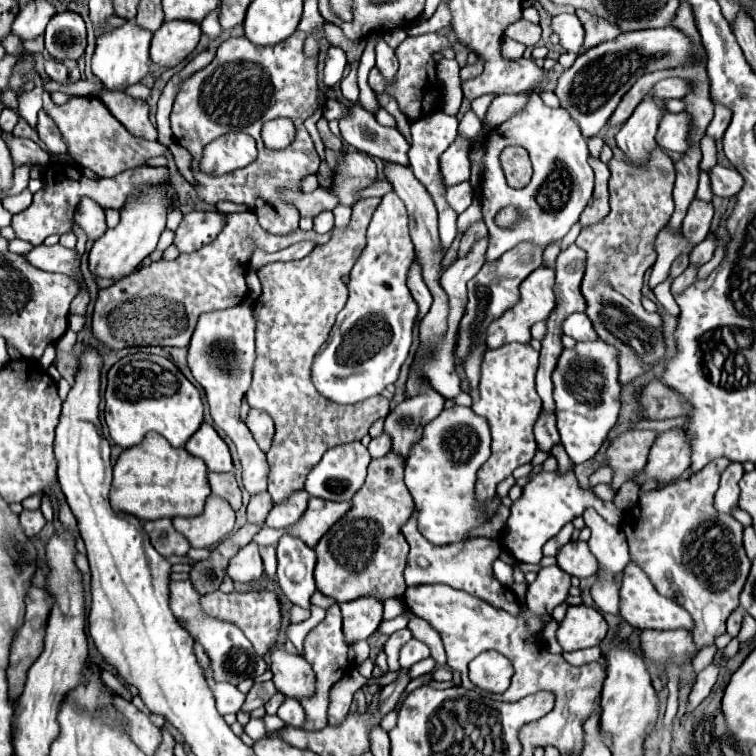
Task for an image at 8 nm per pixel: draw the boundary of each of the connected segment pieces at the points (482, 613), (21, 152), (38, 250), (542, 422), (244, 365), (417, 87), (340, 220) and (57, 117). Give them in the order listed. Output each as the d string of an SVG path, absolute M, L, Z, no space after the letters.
M557 565L553 567L543 567L543 571L537 573L537 579L529 585L527 589L527 609L521 609L519 615L509 615L501 609L495 609L493 605L471 597L469 593L457 591L447 585L419 585L419 587L409 587L405 591L405 601L411 613L423 617L425 621L435 627L443 639L445 645L445 655L447 655L447 665L453 671L461 673L461 685L465 689L475 689L475 685L467 677L467 663L475 659L481 651L487 649L497 649L501 655L505 655L513 667L513 683L501 695L493 693L495 701L519 701L525 695L537 693L541 689L553 691L557 695L555 709L547 715L541 717L539 721L523 725L519 731L519 741L523 747L533 749L537 745L555 745L561 755L579 755L583 751L583 721L597 709L597 697L599 697L599 681L603 681L605 671L599 667L599 663L587 663L583 667L573 667L569 665L563 655L553 655L539 643L527 645L527 637L543 631L541 615L551 615L551 611L565 601L567 591L571 587L571 577L561 571Z
M11 133L3 135L7 147L11 149L13 155L13 163L23 165L23 163L33 163L33 165L47 165L49 163L49 155L33 141L23 139L23 137L15 137Z
M37 245L25 257L37 269L51 271L51 273L63 273L71 279L79 275L79 255L75 249L67 249L61 245L53 245L53 247Z
M541 409L541 415L535 421L533 433L535 433L535 441L537 441L539 449L551 451L551 447L555 443L559 443L559 433L557 433L557 427L555 427L555 415L543 413L543 409Z
M245 299L241 305L225 311L203 313L199 317L197 329L189 343L187 355L191 373L195 381L205 389L211 417L219 429L227 433L227 437L235 443L241 465L243 465L243 485L245 489L255 495L267 489L267 475L269 465L265 453L255 443L247 425L239 419L241 399L245 397L251 385L251 373L255 363L255 317L253 317L253 299Z
M425 33L419 37L407 37L395 49L395 55L399 61L399 71L395 75L395 81L387 83L378 68L374 67L369 73L368 83L375 93L391 95L397 101L401 113L409 119L409 123L415 123L415 121L419 121L419 117L433 113L441 101L443 85L437 79L437 63L433 59L433 55L441 53L443 49L451 49L451 43L443 33Z
M337 205L337 207L333 209L333 215L335 215L335 227L343 229L343 227L347 227L347 223L349 223L349 217L351 217L351 207Z
M43 91L43 109L59 125L63 139L67 143L69 155L81 167L89 167L101 177L115 177L115 173L145 165L149 157L165 155L167 151L167 147L161 145L159 141L145 141L145 139L133 137L97 97L73 97L65 105L55 105L51 99L51 93Z

